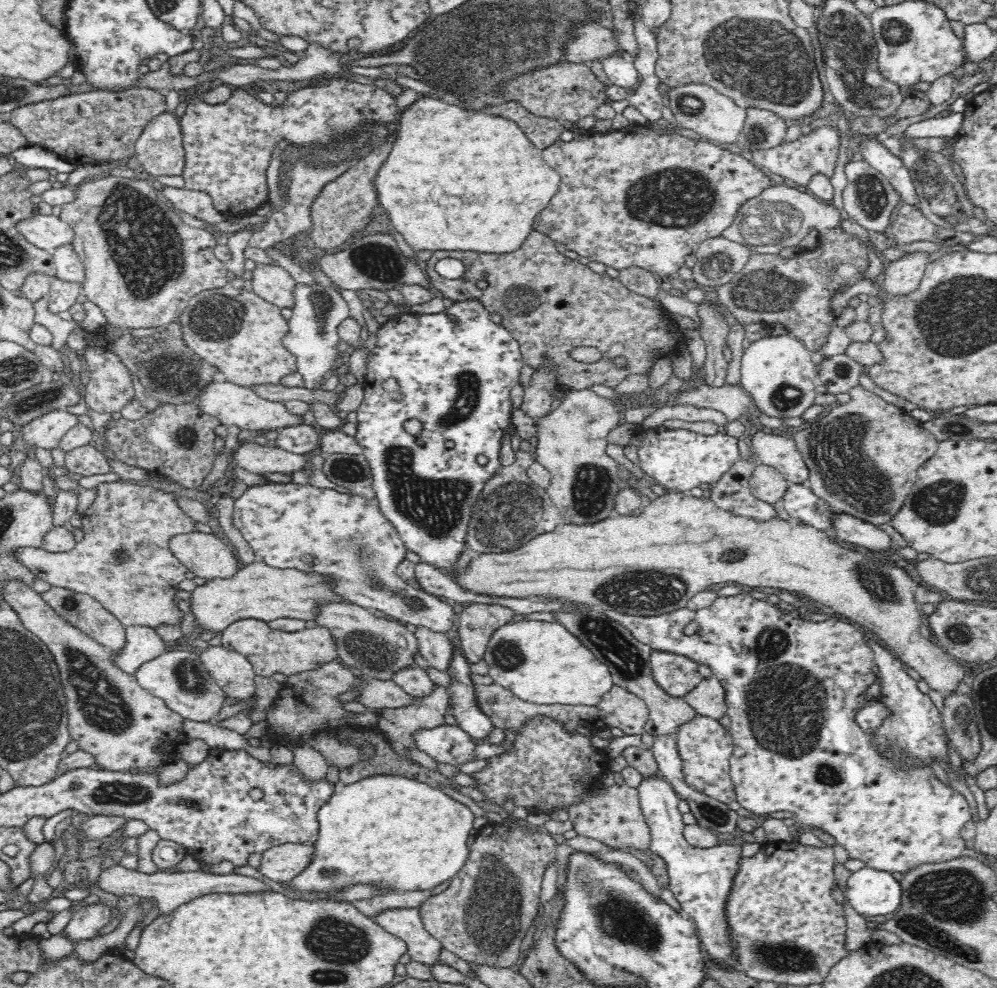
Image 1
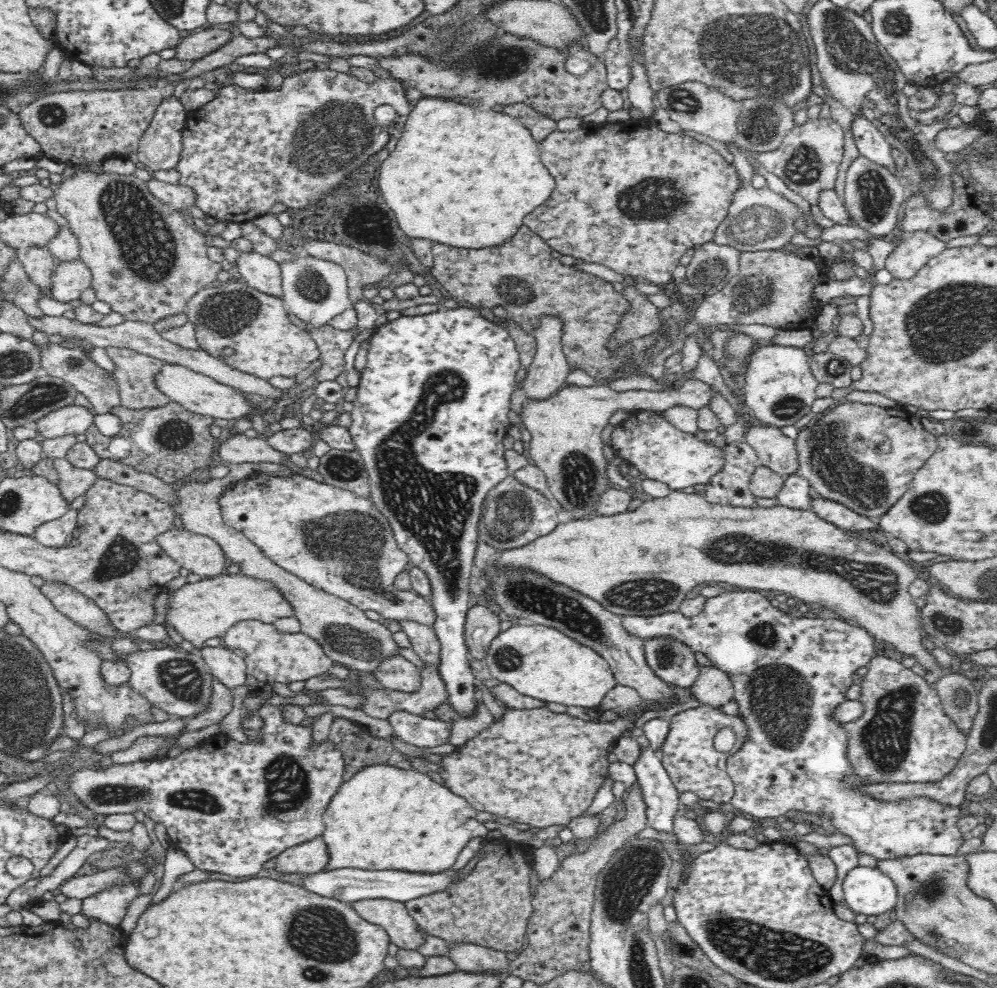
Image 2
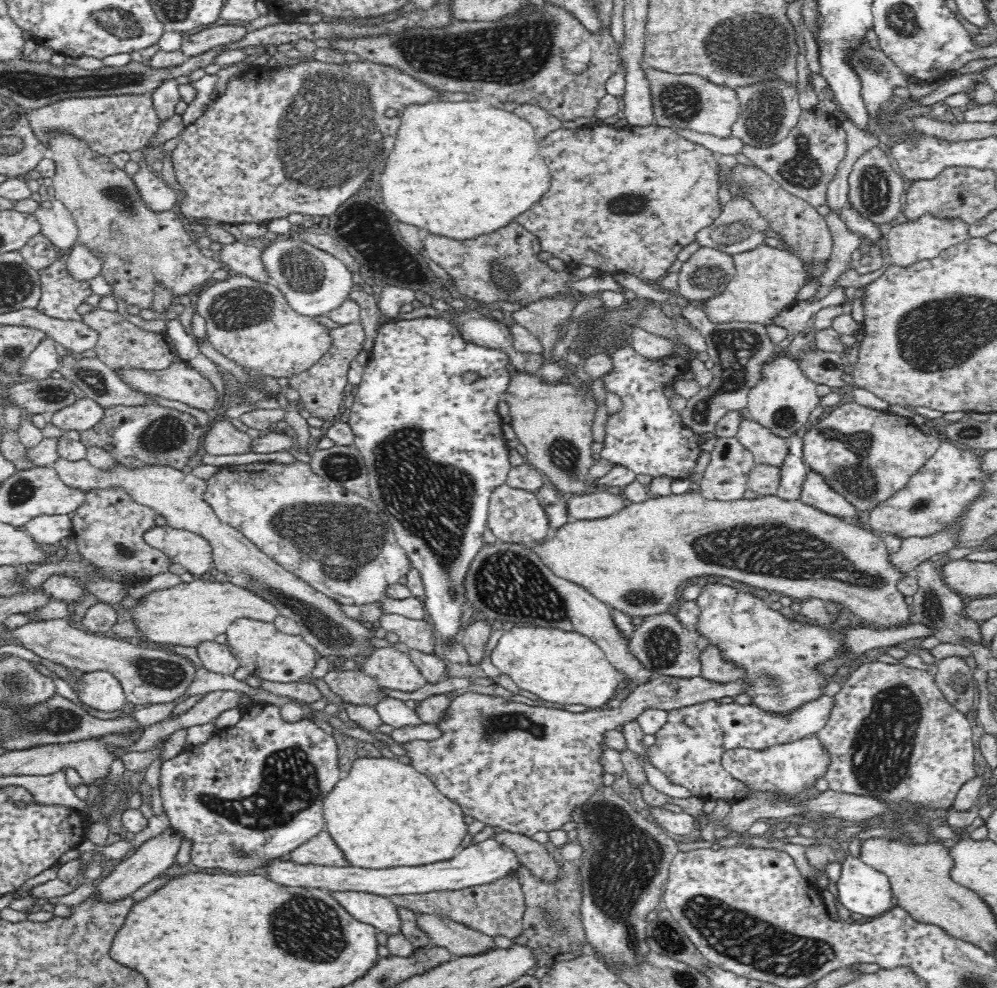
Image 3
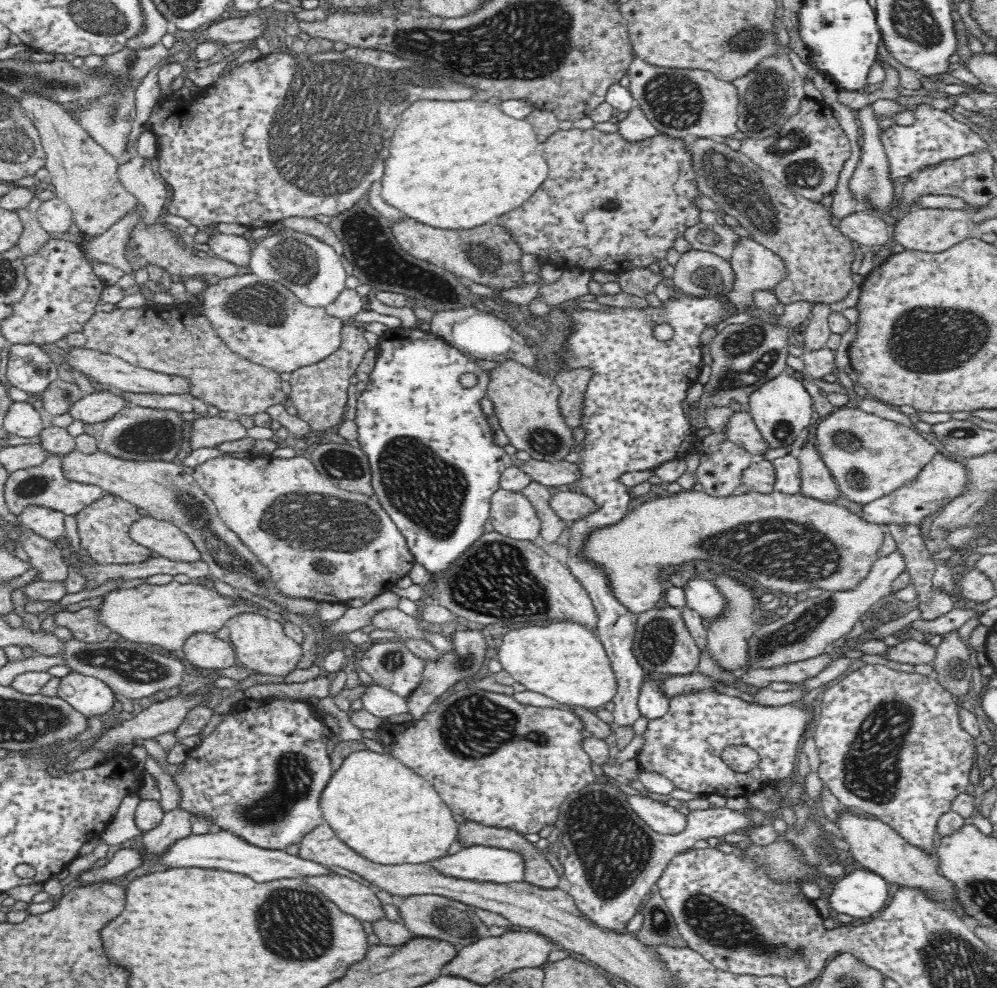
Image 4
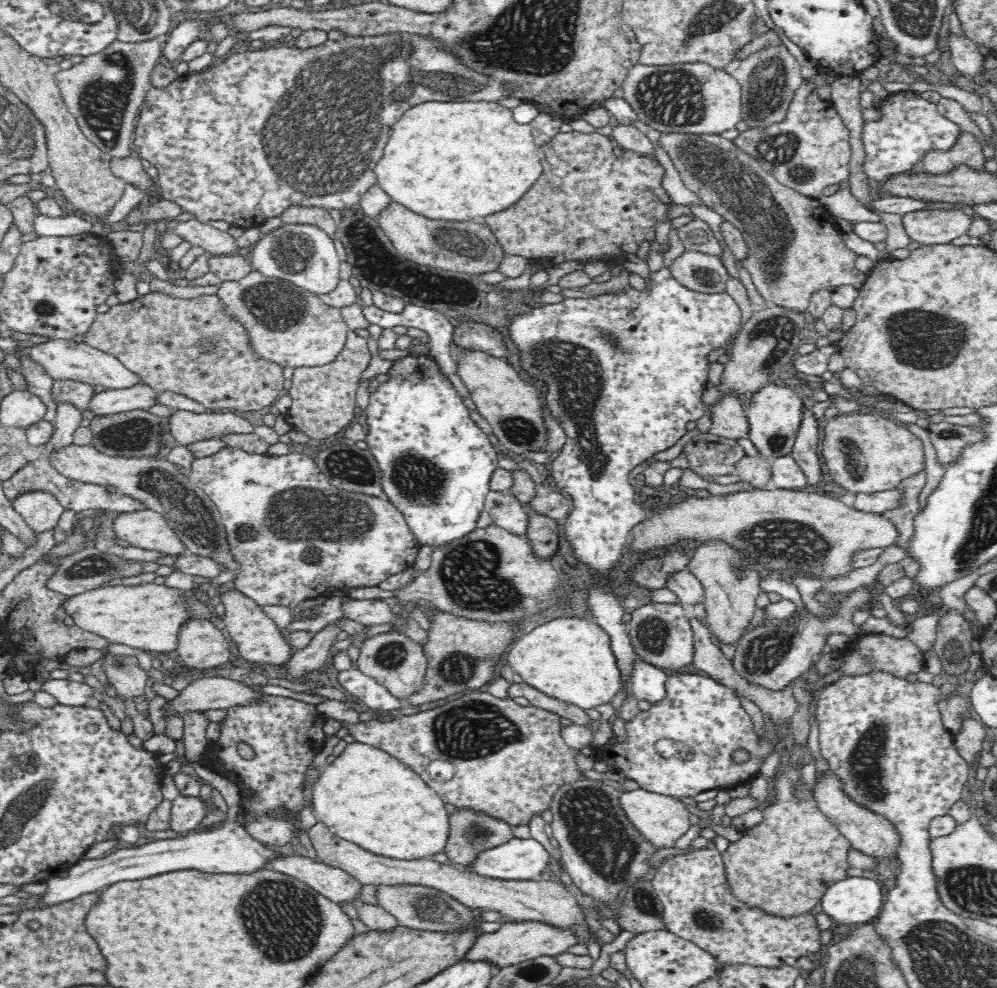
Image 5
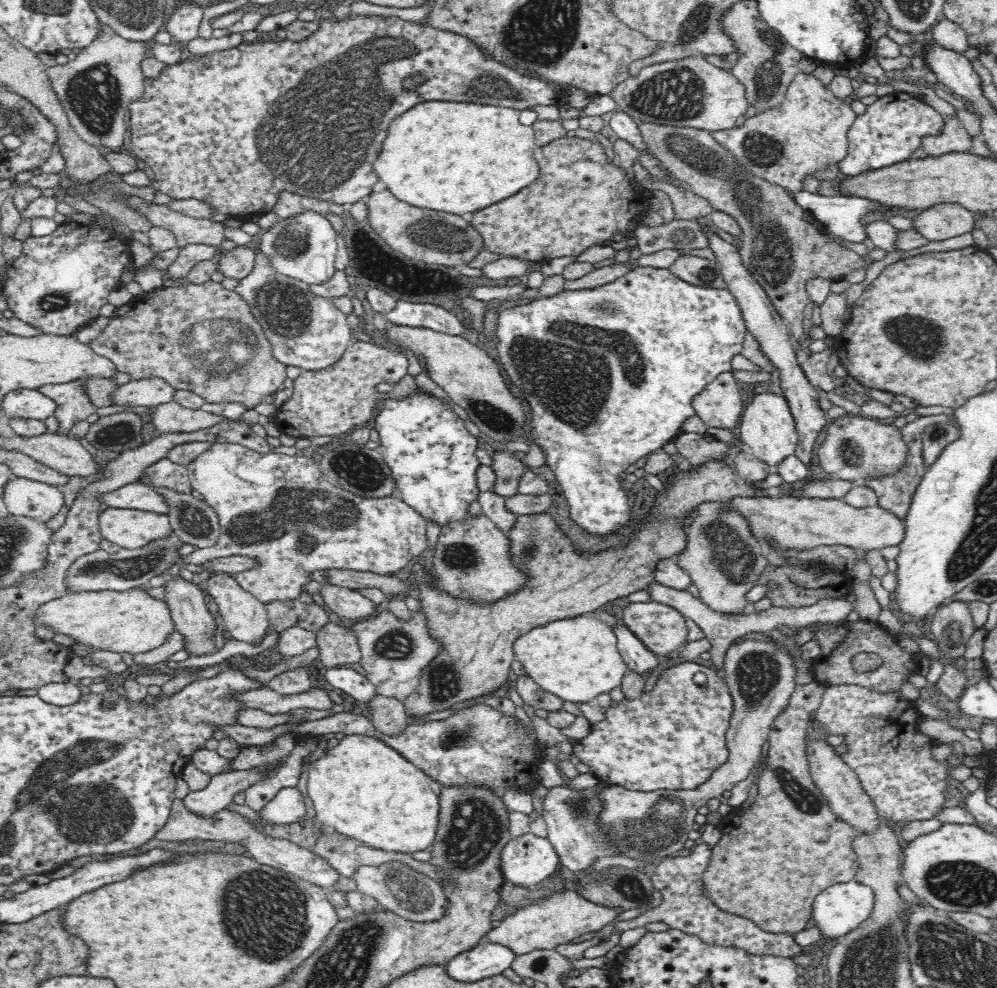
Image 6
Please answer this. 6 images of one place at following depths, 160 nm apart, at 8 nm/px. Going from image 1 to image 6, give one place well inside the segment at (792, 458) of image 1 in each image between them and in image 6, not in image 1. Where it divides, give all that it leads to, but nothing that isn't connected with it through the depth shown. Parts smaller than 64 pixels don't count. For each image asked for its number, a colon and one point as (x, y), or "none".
2: (774, 450)
3: (767, 448)
4: (742, 430)
5: (729, 421)
6: (719, 405)

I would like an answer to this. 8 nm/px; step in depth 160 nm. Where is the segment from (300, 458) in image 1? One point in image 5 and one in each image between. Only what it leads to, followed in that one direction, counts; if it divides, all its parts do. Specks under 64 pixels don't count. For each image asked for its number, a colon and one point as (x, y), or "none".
2: (237, 448)
3: (222, 439)
4: (208, 432)
5: (186, 427)

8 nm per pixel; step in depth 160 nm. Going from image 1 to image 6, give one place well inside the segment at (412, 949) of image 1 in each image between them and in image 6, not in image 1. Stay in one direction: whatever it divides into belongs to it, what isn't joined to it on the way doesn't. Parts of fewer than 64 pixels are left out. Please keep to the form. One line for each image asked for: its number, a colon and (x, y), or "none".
2: (404, 931)
3: (381, 912)
4: (356, 899)
5: (337, 885)
6: (229, 826)

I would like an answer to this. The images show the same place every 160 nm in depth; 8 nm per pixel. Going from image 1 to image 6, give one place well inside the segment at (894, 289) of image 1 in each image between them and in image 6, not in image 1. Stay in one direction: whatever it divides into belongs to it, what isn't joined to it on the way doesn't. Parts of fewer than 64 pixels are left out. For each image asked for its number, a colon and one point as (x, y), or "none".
2: (914, 250)
3: (906, 243)
4: (928, 230)
5: (933, 227)
6: (944, 221)

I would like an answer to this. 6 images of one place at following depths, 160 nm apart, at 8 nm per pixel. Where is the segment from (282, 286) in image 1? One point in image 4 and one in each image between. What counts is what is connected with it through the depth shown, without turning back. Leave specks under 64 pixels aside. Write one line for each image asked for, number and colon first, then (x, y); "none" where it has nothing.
2: (261, 273)
3: (246, 260)
4: (237, 250)

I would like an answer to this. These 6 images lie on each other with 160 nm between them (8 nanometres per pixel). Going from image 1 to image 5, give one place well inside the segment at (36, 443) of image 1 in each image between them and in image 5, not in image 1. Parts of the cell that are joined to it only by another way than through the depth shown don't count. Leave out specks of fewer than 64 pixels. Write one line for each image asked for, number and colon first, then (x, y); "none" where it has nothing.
2: (75, 419)
3: (83, 414)
4: (91, 409)
5: (108, 402)

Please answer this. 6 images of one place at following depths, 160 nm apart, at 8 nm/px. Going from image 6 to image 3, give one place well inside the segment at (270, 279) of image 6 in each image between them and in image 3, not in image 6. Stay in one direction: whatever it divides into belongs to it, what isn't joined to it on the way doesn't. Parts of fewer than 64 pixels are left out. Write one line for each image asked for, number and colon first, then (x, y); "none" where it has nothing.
3: (248, 322)
4: (263, 322)
5: (283, 324)

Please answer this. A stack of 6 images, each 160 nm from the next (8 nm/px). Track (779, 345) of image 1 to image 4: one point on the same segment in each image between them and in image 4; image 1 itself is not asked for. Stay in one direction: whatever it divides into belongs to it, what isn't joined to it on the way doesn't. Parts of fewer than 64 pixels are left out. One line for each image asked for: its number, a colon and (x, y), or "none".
2: (780, 389)
3: (782, 400)
4: (781, 408)

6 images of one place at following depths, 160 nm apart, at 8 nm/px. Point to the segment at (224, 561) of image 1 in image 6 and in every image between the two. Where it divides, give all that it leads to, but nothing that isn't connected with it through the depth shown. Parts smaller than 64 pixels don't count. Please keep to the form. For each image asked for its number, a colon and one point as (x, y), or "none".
2: (198, 554)
3: (195, 552)
4: (164, 538)
5: (145, 529)
6: (135, 529)

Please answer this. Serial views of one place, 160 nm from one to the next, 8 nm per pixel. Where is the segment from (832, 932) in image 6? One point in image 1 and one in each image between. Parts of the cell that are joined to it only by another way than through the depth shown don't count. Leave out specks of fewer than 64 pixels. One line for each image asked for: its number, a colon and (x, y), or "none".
1: (871, 892)
2: (870, 891)
3: (861, 889)
4: (860, 893)
5: (854, 899)

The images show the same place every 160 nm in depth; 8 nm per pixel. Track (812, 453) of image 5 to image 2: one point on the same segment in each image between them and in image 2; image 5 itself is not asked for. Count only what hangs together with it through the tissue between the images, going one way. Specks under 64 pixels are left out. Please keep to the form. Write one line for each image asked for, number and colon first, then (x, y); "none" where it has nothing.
2: (843, 518)
3: (815, 492)
4: (817, 482)

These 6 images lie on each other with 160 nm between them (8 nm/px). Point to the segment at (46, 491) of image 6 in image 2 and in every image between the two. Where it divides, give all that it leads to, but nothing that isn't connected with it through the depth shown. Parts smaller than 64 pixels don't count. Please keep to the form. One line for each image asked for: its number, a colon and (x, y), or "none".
2: (54, 534)
3: (45, 529)
4: (49, 524)
5: (40, 510)

